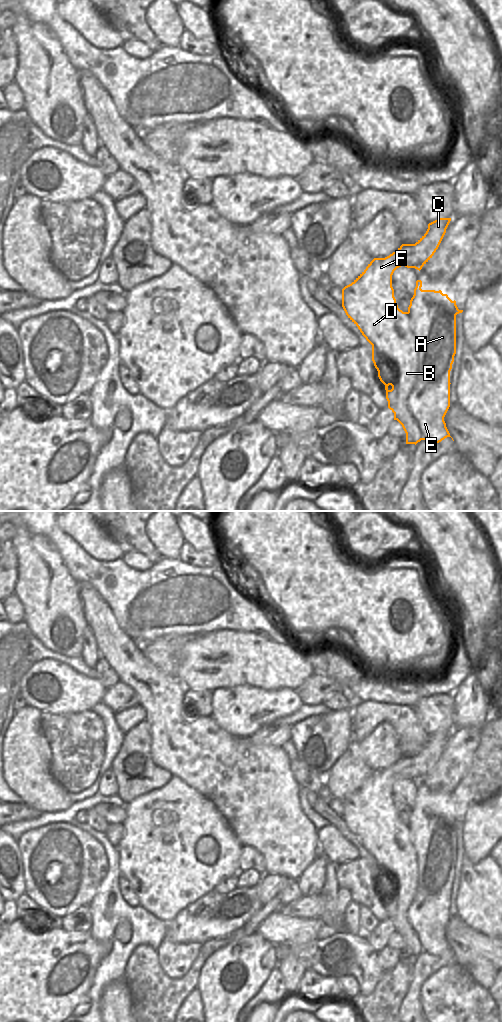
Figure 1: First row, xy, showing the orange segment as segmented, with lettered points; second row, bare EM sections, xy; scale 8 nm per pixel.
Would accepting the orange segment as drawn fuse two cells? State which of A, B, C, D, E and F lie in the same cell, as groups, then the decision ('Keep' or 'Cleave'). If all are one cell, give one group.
Groups: A B E / C D F. Cleave.

